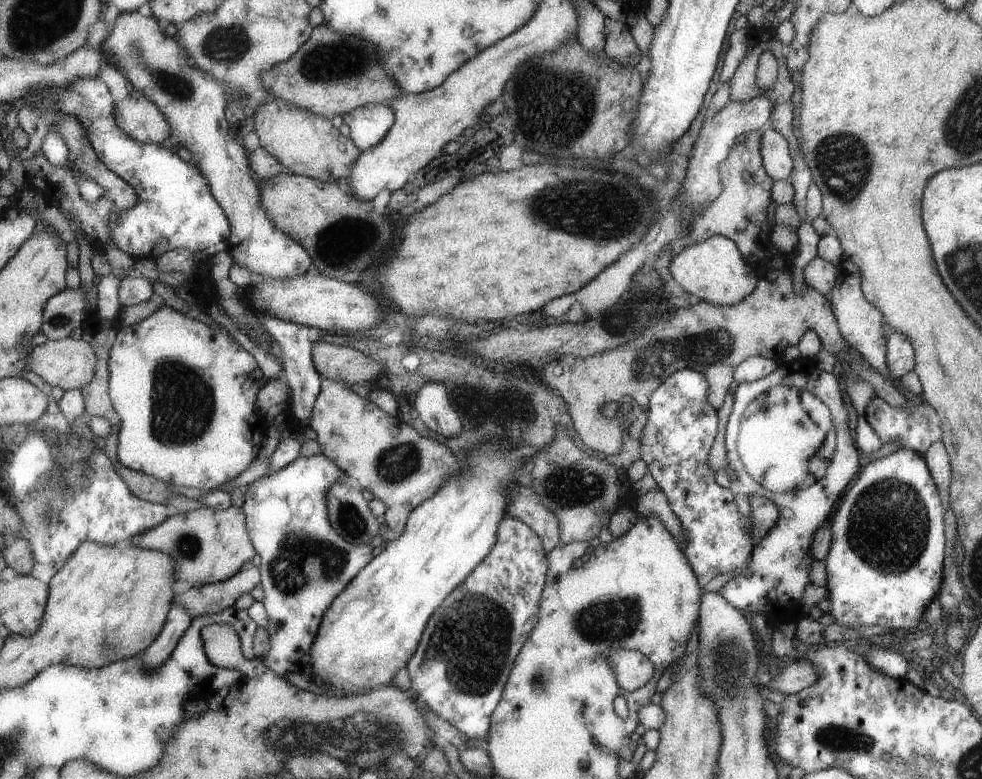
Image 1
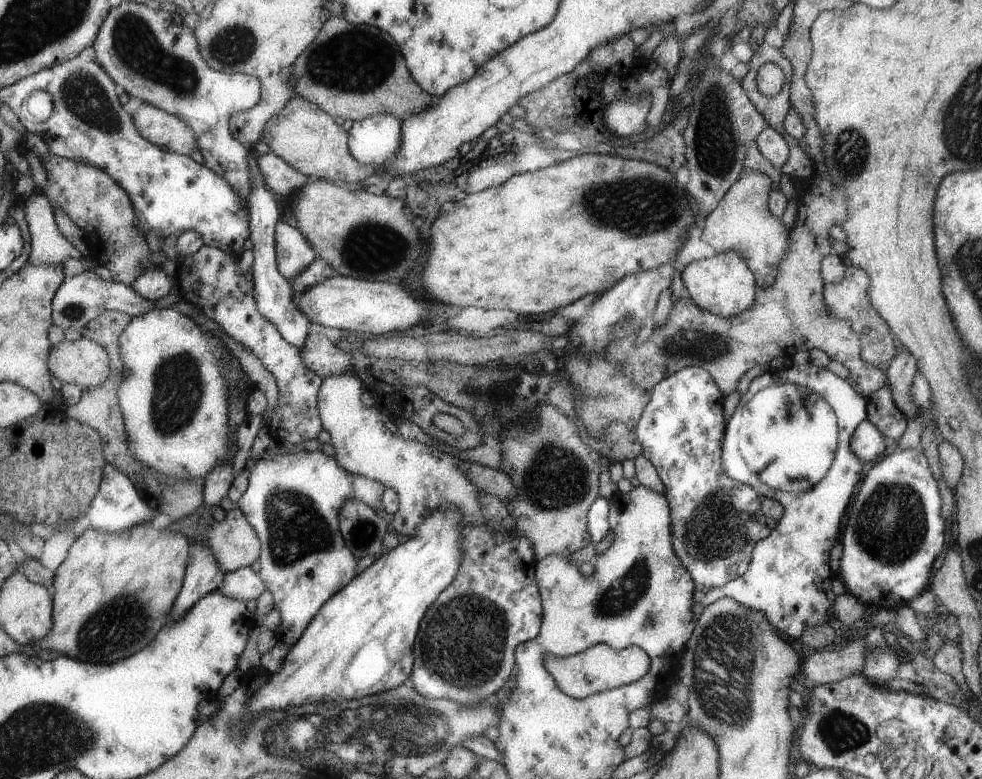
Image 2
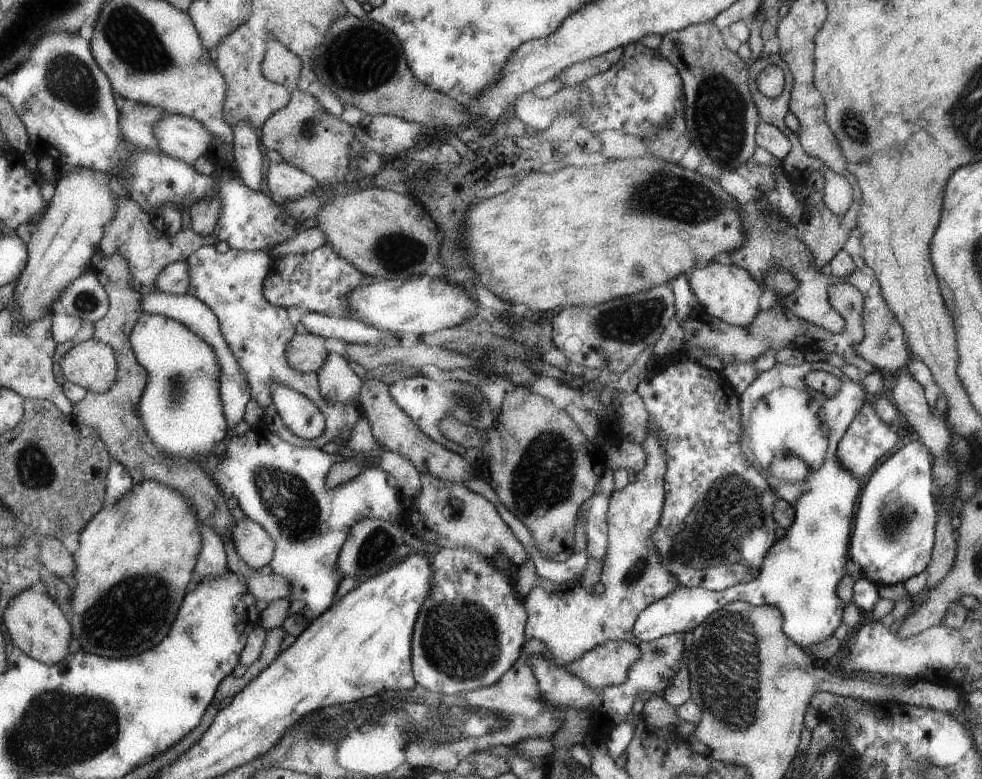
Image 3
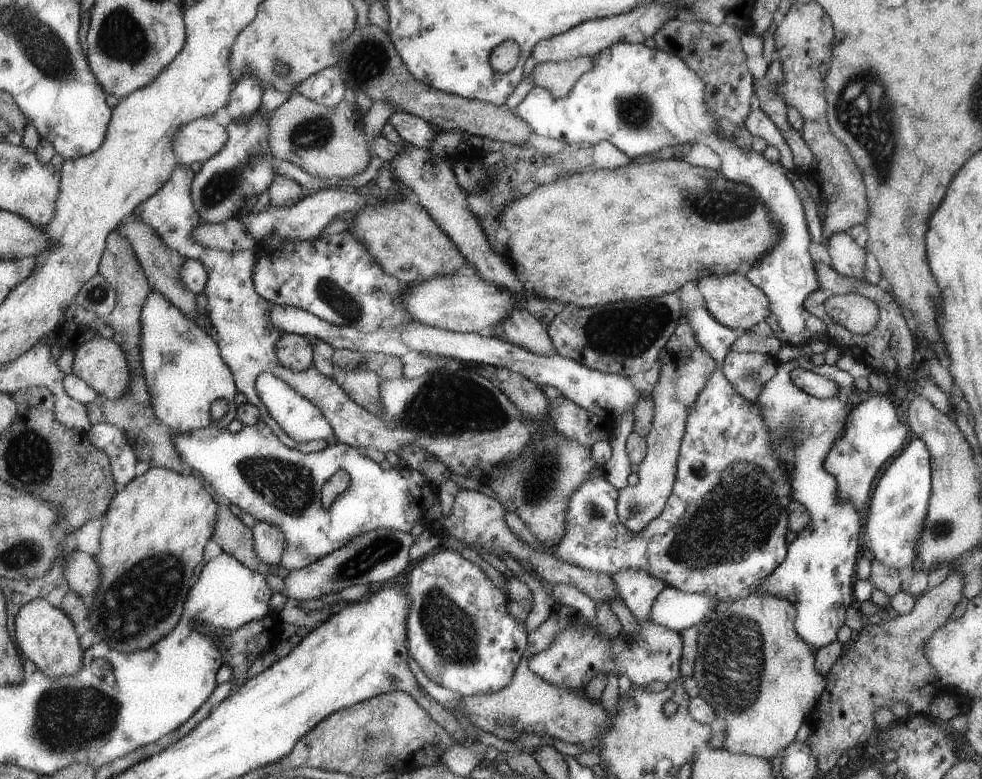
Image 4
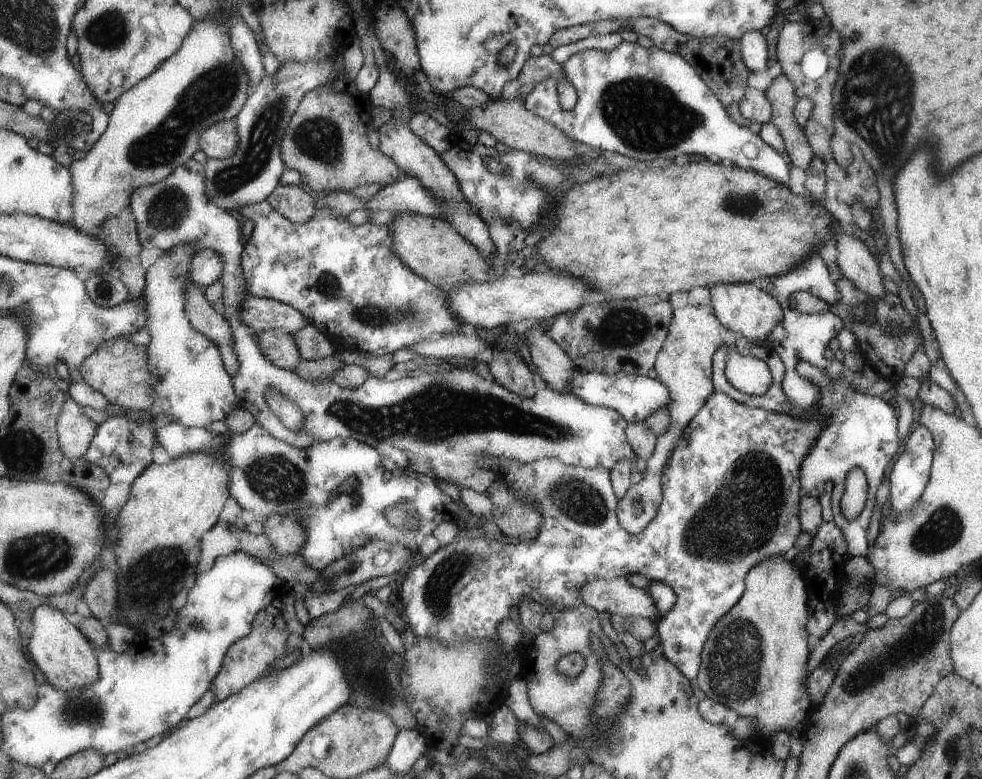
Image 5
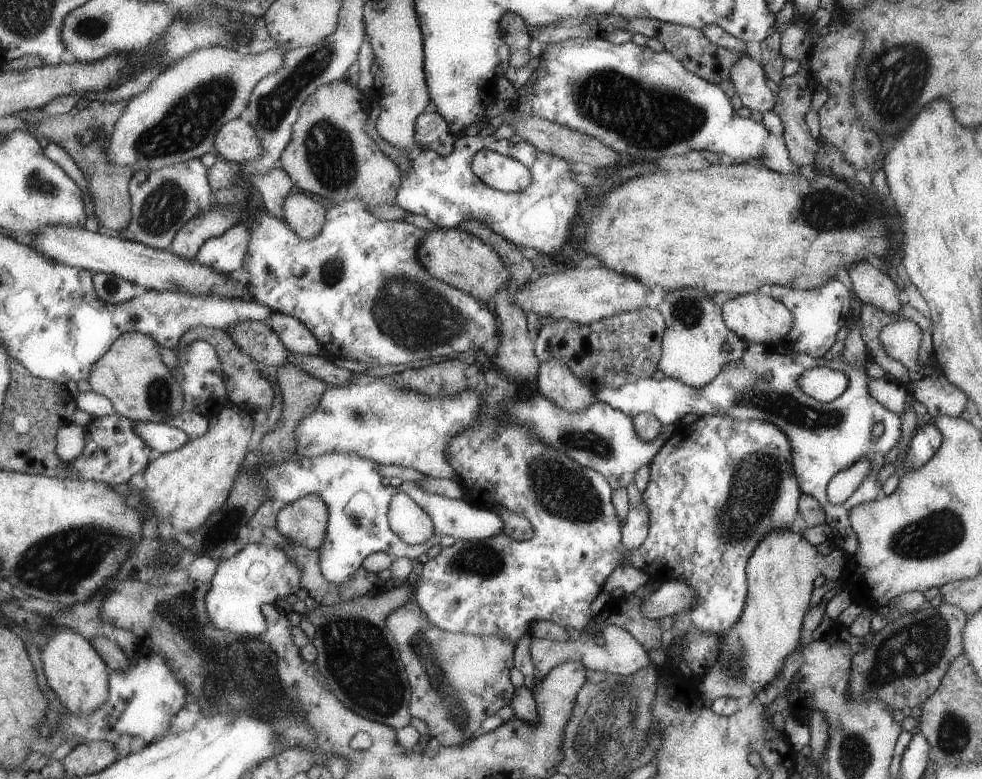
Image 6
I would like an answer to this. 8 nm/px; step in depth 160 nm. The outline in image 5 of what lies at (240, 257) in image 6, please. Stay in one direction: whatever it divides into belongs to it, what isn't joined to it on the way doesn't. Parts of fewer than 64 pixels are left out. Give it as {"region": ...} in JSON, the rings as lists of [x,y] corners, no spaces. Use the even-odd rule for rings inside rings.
{"region":[[[211,247],[197,251],[191,263],[190,274],[193,282],[206,287],[219,282],[223,276],[223,255]]]}

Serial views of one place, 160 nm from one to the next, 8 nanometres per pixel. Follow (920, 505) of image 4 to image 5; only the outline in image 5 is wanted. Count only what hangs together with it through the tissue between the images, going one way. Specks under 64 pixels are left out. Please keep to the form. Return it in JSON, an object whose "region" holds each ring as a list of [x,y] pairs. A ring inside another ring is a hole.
{"region":[[[919,425],[905,440],[905,446],[897,455],[893,466],[890,467],[889,474],[889,504],[890,513],[907,512],[911,508],[920,494],[923,493],[924,486],[928,482],[928,476],[932,469],[932,454],[935,452],[935,442],[932,438],[932,432],[923,425]]]}

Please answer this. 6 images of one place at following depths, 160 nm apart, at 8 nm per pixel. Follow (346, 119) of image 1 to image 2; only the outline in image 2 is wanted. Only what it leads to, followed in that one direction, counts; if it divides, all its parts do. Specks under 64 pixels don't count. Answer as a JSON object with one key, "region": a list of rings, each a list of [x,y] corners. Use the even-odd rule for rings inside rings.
{"region":[[[377,113],[354,120],[348,130],[348,149],[361,164],[373,163],[376,167],[395,154],[401,146],[401,120],[389,113]]]}

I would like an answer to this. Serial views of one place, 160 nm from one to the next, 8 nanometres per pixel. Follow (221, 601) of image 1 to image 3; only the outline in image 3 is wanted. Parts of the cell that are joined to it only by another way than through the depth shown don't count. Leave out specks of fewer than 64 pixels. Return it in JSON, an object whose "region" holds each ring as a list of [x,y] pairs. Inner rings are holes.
{"region":[[[274,572],[267,576],[255,574],[253,576],[241,576],[247,582],[247,590],[255,596],[256,600],[265,601],[268,604],[273,600],[287,599],[291,594],[291,586],[285,580],[285,576],[279,576]]]}

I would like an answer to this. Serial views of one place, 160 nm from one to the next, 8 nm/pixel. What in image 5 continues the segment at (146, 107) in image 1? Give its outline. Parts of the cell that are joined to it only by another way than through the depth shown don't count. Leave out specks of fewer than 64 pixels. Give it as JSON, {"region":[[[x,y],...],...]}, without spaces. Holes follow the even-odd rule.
{"region":[[[226,120],[202,131],[200,149],[211,159],[233,156],[240,145],[236,120]]]}

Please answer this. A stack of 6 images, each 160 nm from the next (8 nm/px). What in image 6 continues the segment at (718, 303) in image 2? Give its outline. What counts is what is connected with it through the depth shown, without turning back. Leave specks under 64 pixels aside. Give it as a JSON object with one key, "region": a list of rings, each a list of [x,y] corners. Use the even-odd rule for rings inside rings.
{"region":[[[758,290],[755,293],[735,295],[722,305],[723,319],[729,330],[732,330],[740,339],[748,343],[764,345],[784,342],[784,338],[792,330],[794,316],[792,311],[771,297],[766,297]]]}

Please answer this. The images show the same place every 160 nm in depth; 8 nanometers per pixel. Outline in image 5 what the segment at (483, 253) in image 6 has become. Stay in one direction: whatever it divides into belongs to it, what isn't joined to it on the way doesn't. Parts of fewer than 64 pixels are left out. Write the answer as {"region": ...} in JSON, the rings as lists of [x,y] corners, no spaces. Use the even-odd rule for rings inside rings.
{"region":[[[405,211],[395,214],[398,214],[396,220],[387,225],[392,238],[392,250],[409,270],[437,287],[488,280],[488,261],[481,256],[476,247],[457,232],[451,223],[445,219]]]}

